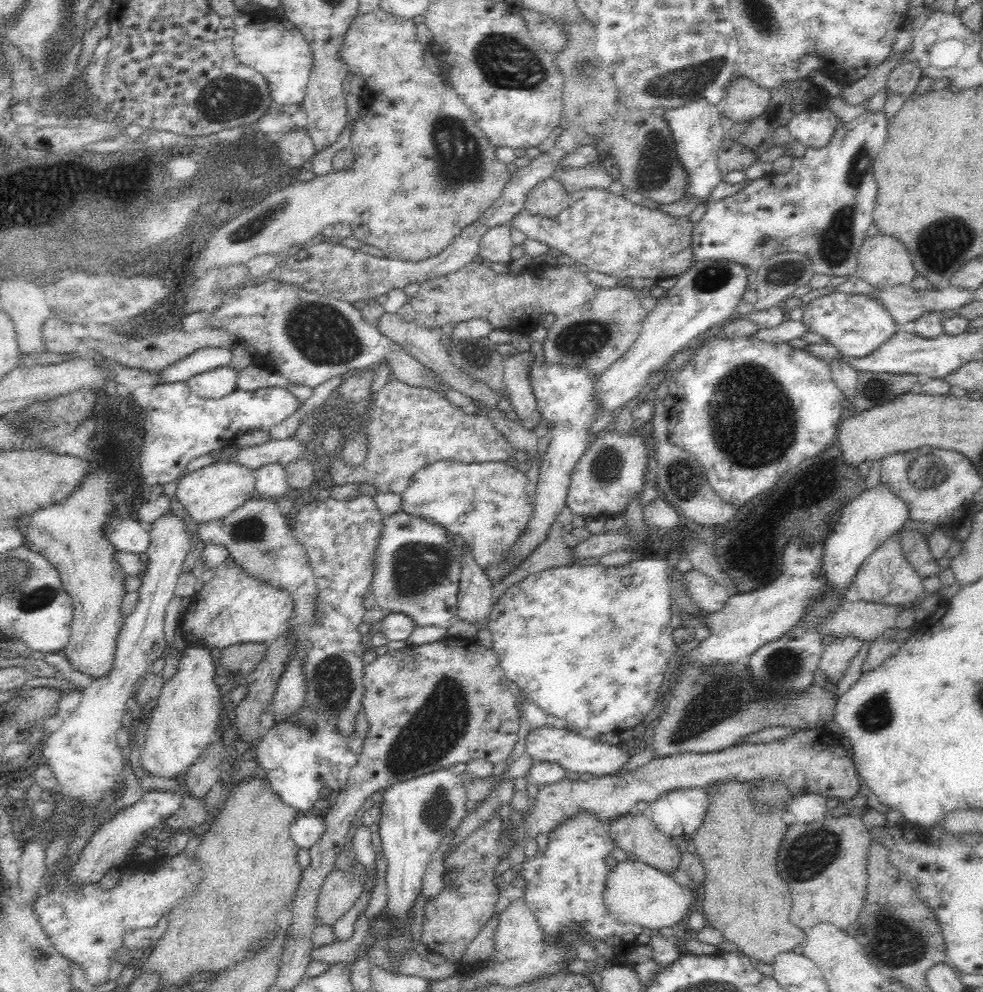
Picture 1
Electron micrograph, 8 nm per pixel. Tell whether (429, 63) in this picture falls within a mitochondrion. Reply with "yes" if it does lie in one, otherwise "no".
no

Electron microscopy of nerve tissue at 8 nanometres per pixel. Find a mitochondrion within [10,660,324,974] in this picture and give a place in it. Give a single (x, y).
(37, 955)

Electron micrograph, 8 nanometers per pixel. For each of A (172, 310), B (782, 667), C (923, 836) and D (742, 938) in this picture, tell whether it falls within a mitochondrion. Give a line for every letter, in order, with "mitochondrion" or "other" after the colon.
A: other
B: mitochondrion
C: other
D: other

